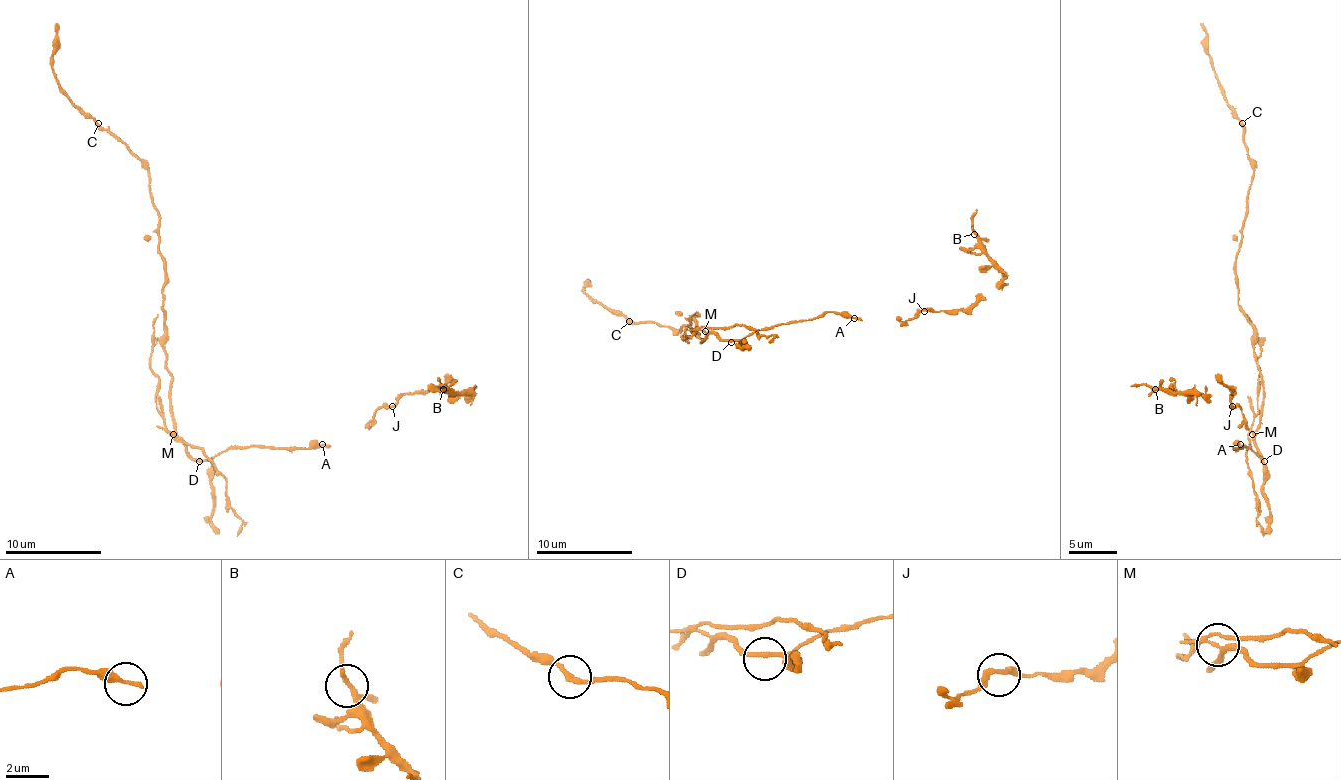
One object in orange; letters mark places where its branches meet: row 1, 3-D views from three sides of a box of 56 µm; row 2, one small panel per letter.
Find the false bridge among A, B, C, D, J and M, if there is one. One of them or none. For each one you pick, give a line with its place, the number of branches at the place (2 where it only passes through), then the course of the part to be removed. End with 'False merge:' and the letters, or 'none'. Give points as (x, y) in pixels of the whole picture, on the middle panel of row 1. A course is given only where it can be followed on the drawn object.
M: at (705, 331); 4 branches meet; foreign part runs (704, 330), (750, 325), (759, 335), (774, 335), (769, 342)
False merge: M

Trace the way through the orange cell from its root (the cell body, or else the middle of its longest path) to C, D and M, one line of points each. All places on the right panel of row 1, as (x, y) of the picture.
C: (1261, 418), (1264, 382), (1254, 353), (1254, 326), (1237, 302), (1235, 280), (1235, 256), (1254, 171), (1242, 123)
D: (1261, 418), (1254, 444), (1264, 461)
M: (1261, 418), (1259, 427), (1252, 435)

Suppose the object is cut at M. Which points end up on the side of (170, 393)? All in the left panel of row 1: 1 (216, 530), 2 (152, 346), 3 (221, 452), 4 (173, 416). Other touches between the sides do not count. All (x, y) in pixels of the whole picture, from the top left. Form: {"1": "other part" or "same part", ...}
{"1": "same part", "2": "other part", "3": "same part", "4": "same part"}

